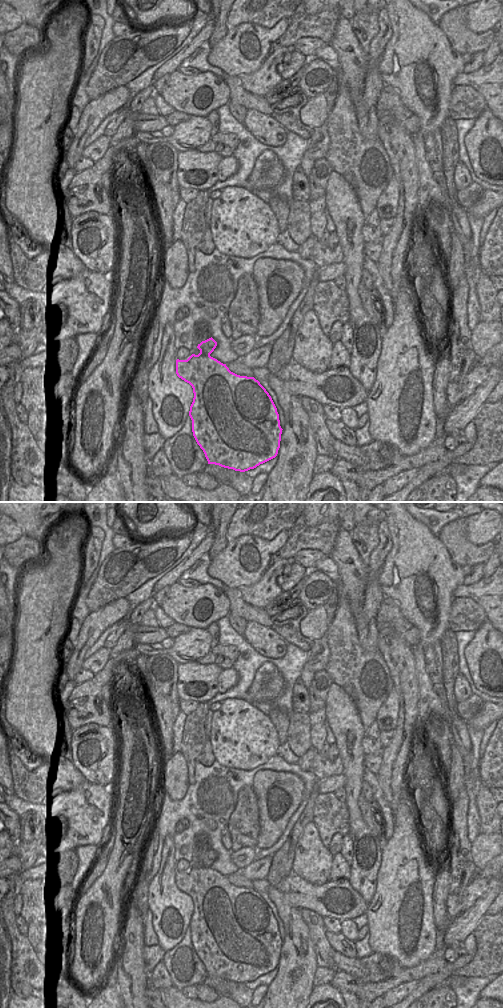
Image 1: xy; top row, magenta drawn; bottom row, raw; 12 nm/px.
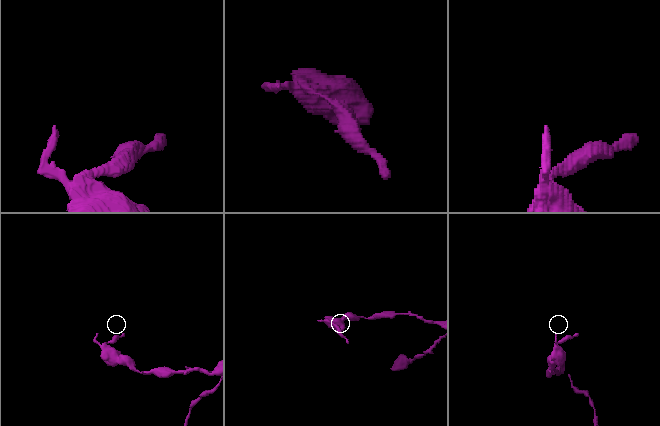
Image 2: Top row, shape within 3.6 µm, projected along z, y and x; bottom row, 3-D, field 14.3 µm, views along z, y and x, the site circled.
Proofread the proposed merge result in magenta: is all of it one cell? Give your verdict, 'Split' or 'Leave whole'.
Leave whole

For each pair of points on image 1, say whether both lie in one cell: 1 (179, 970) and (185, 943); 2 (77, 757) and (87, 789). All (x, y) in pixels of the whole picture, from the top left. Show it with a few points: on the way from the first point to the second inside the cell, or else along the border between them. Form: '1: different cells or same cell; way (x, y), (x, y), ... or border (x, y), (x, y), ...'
1: same cell; way (182, 963), (184, 950)
2: different cells; border (85, 780), (91, 783), (108, 784)

